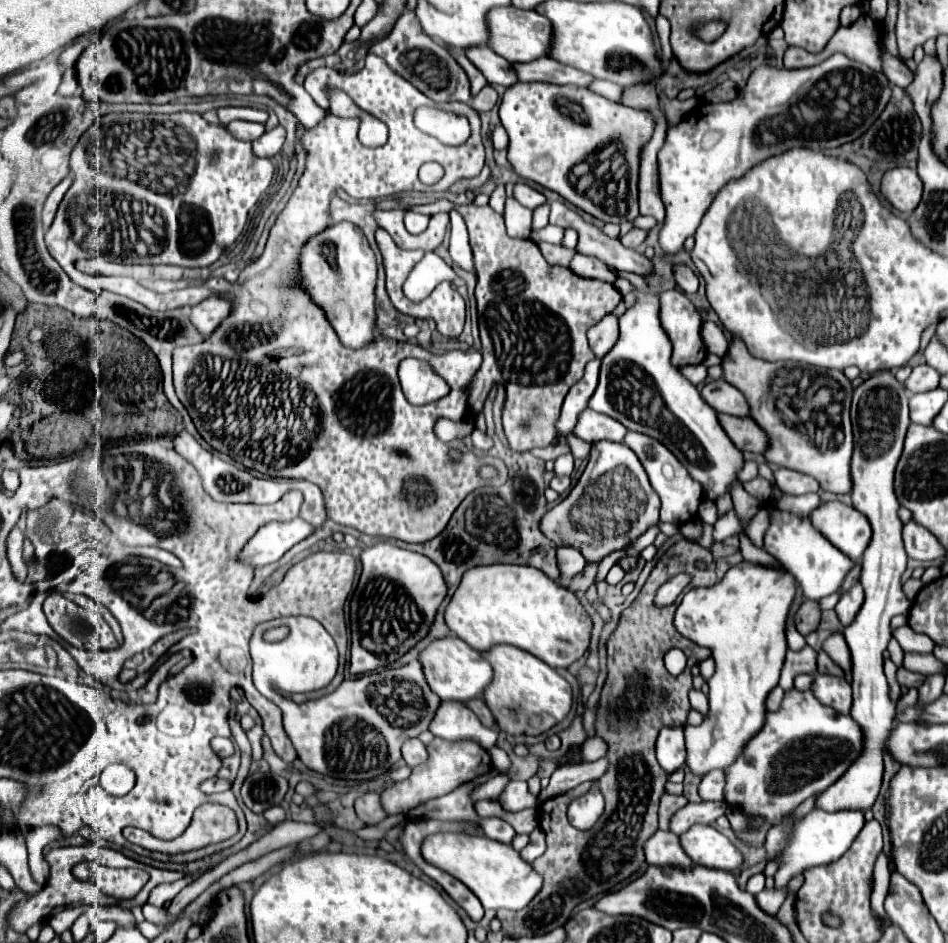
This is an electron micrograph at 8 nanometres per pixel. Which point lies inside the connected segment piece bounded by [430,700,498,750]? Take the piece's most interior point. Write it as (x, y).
(454, 721)

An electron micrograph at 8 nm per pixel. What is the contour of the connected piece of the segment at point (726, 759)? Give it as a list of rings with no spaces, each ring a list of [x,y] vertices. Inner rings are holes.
[[[742,562],[726,572],[726,576],[712,588],[692,588],[682,604],[676,610],[676,628],[682,636],[690,638],[692,642],[698,642],[700,646],[708,646],[712,650],[712,656],[716,660],[716,672],[710,678],[708,686],[708,700],[710,710],[704,716],[704,722],[700,726],[686,726],[686,766],[694,776],[704,776],[710,770],[726,770],[730,764],[736,762],[736,758],[742,754],[746,744],[758,734],[766,722],[766,698],[772,692],[772,688],[778,686],[778,676],[784,664],[786,656],[786,636],[784,636],[784,624],[790,610],[790,604],[794,600],[794,588],[796,580],[790,572],[778,572],[770,570],[758,564]]]

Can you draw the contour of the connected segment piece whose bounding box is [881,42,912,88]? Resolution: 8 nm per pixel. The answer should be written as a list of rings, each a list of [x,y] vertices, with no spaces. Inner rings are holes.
[[[881,42],[881,51],[882,72],[888,76],[890,83],[903,88],[910,86],[910,82],[912,82],[912,72],[910,72],[910,68],[908,68],[900,58],[892,56],[883,42]]]

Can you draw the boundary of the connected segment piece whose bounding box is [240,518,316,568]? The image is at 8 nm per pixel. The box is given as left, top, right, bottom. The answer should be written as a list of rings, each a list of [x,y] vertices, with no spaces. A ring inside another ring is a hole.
[[[294,518],[290,522],[270,522],[262,526],[246,544],[240,560],[256,568],[278,562],[294,544],[308,538],[314,530],[316,528],[302,518]]]

